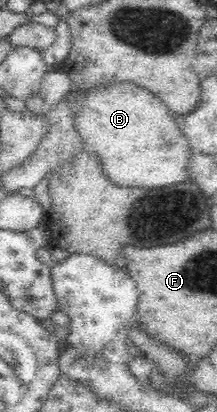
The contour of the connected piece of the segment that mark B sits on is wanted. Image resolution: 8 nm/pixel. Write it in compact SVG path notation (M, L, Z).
M115 83L108 87L83 90L84 100L76 107L74 126L89 150L102 161L106 177L117 186L142 189L158 189L190 180L188 161L193 151L190 142L176 124L176 115L164 106L164 101L156 99L150 91L140 89L133 83Z

